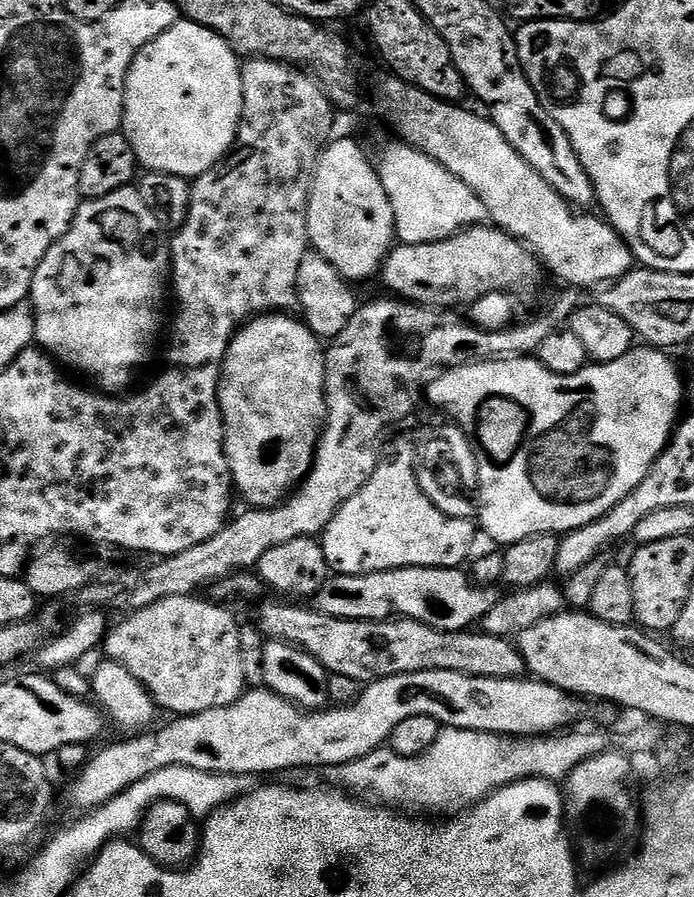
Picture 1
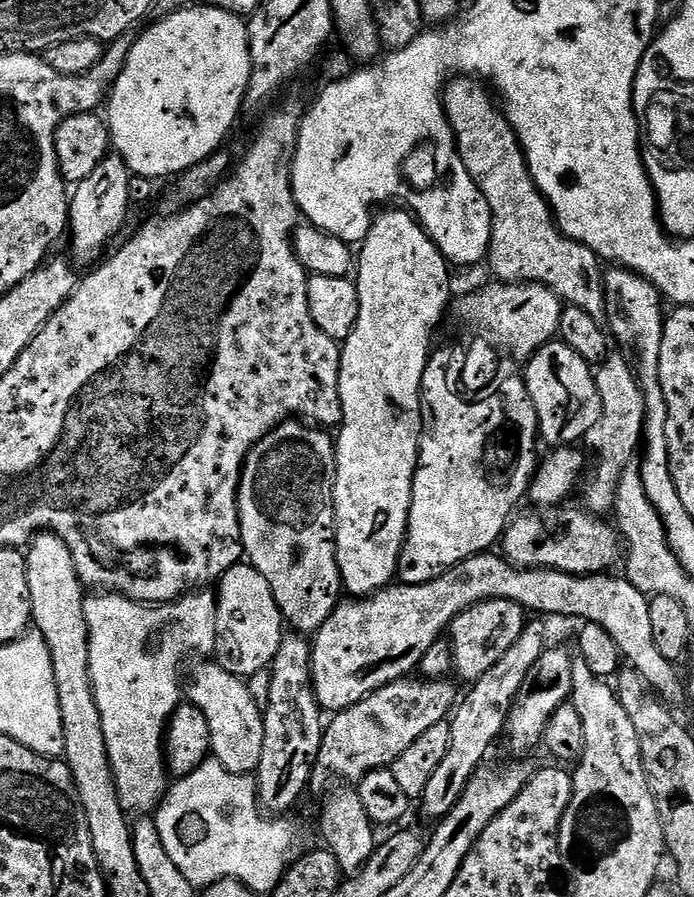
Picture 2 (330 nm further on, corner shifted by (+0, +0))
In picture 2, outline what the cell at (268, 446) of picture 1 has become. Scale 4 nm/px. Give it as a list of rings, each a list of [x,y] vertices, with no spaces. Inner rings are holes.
[[[296,418],[264,435],[240,474],[244,556],[270,584],[287,627],[300,634],[316,633],[342,600],[332,497],[335,481],[335,439]]]

